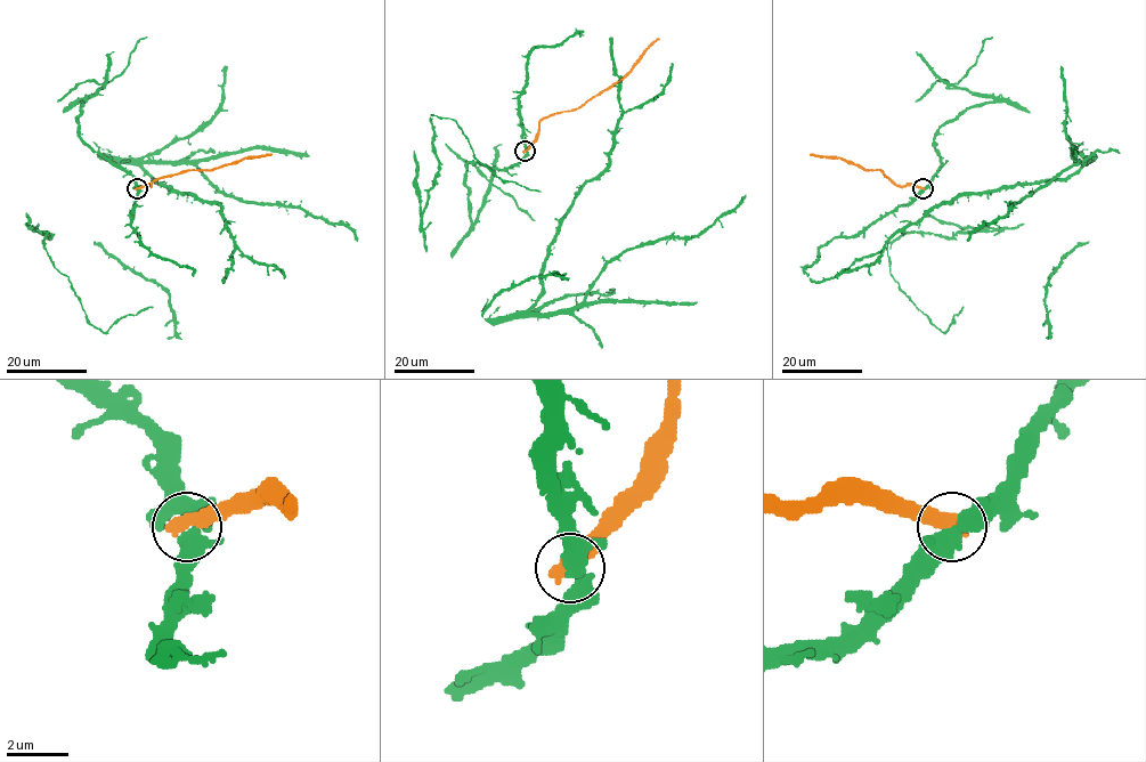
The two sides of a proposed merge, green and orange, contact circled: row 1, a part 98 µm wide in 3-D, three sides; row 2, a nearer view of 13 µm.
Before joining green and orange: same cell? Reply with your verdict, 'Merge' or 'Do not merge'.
Do not merge

